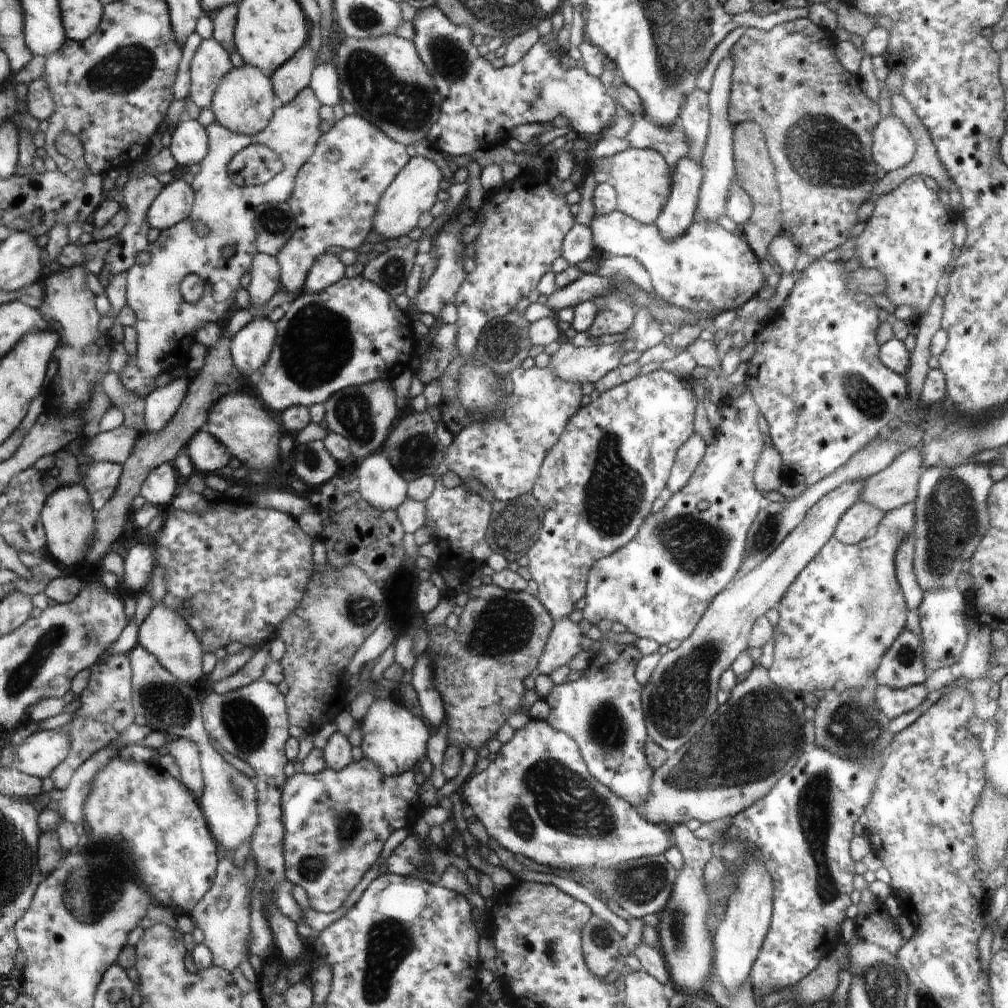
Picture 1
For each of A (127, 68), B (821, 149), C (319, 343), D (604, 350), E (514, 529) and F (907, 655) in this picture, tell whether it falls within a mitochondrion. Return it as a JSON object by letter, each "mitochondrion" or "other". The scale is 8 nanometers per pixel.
{"A":"mitochondrion","B":"mitochondrion","C":"mitochondrion","D":"other","E":"mitochondrion","F":"mitochondrion"}

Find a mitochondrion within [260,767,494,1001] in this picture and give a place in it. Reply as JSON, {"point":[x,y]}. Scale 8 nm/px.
{"point":[311,867]}

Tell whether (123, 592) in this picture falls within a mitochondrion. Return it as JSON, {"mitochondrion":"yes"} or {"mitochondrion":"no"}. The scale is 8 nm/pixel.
{"mitochondrion":"no"}

